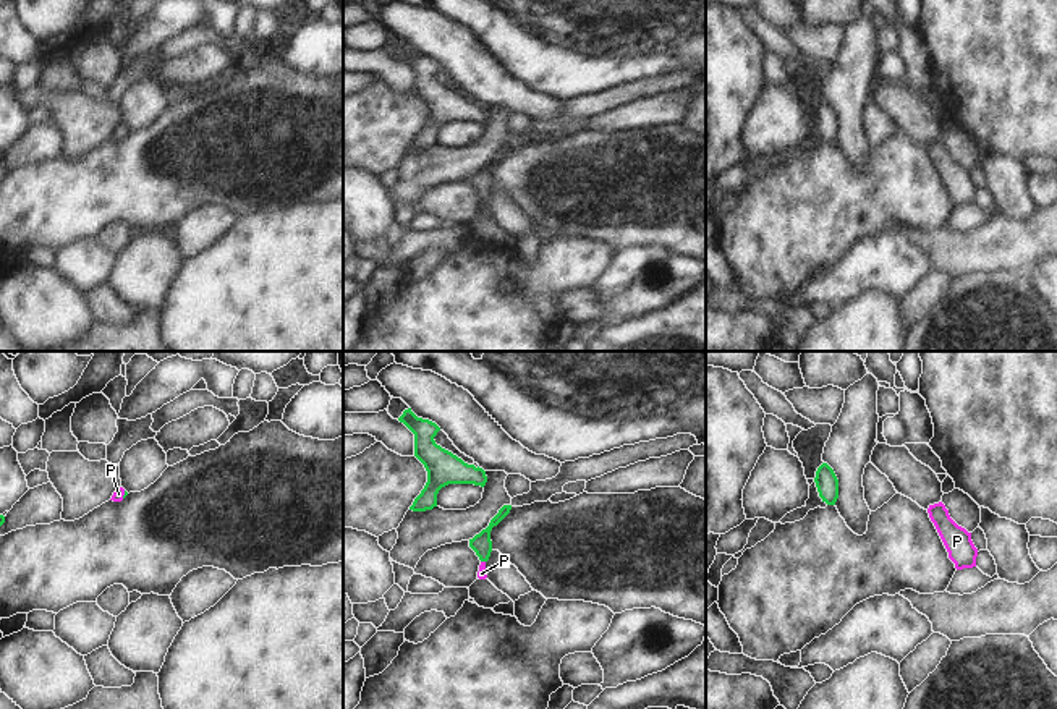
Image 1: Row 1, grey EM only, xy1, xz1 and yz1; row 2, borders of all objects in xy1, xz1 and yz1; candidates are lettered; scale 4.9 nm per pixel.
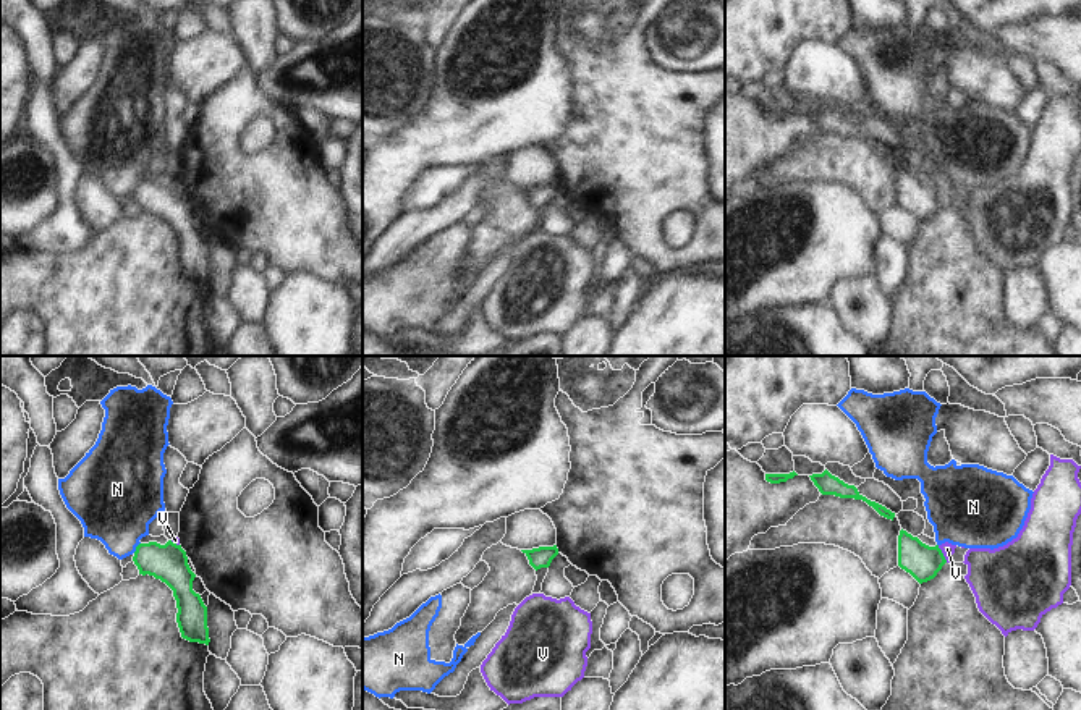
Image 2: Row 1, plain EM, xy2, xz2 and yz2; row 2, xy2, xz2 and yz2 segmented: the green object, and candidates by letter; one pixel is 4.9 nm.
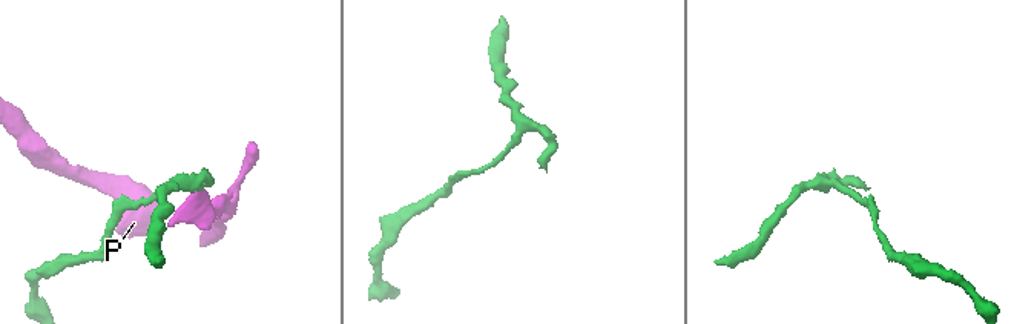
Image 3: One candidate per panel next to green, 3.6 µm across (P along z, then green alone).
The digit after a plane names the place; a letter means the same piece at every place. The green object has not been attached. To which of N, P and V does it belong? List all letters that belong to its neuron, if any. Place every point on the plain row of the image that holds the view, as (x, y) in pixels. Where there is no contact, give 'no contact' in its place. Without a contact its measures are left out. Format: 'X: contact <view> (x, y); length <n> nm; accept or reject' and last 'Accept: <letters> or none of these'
N: contact xy2 (136, 185); length 70 nm; reject
P: contact xy1 (125, 131); length 40 nm; accept
V: contact yz2 (942, 191); length 100 nm; reject
Accept: P

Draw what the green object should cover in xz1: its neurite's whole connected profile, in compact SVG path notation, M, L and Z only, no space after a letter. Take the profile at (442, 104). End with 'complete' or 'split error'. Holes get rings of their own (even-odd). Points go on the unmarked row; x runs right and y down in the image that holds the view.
M411 45L405 47L398 58L414 71L414 94L427 108L427 120L410 147L432 147L437 144L439 128L448 121L486 123L487 113L482 105L465 100L456 92L435 81L434 74L440 68L435 60L418 55Z; complete

